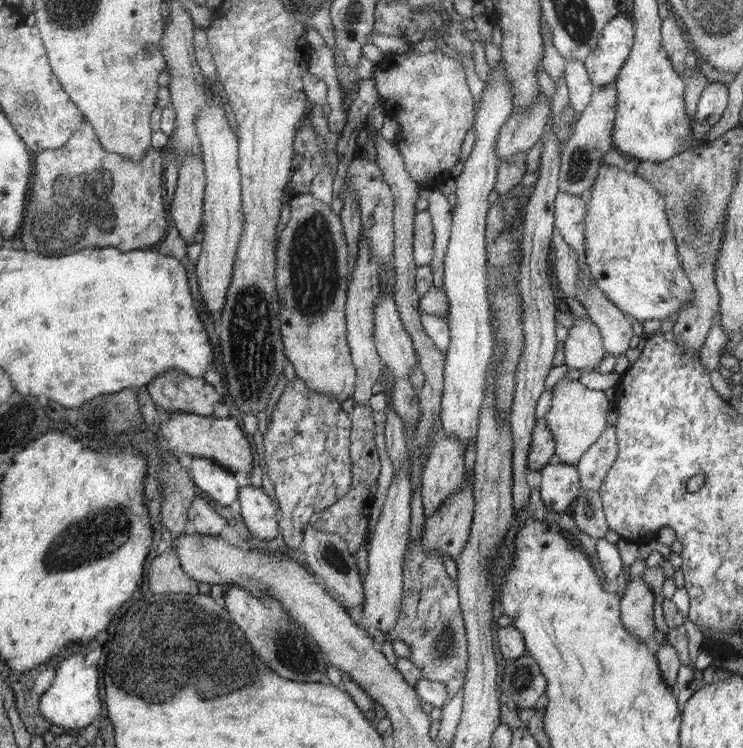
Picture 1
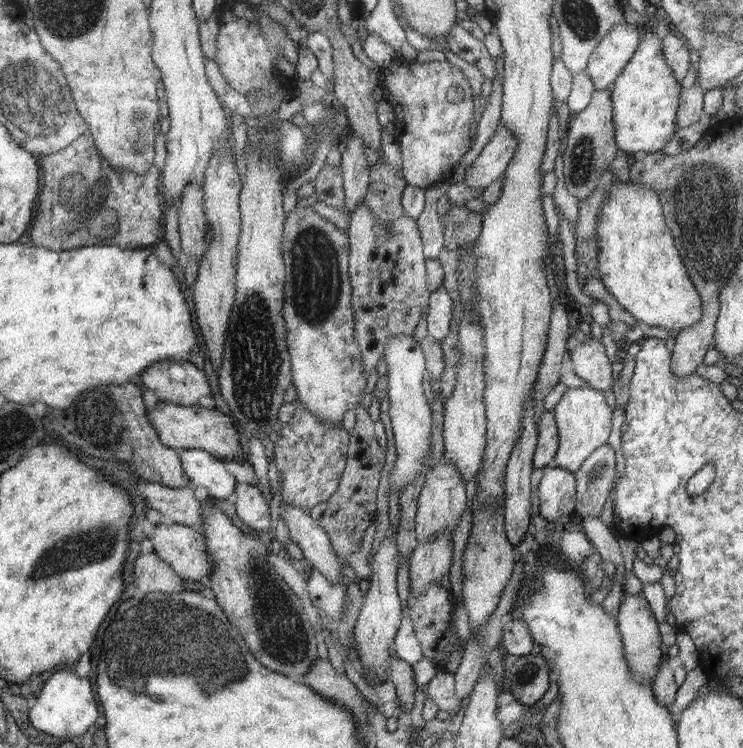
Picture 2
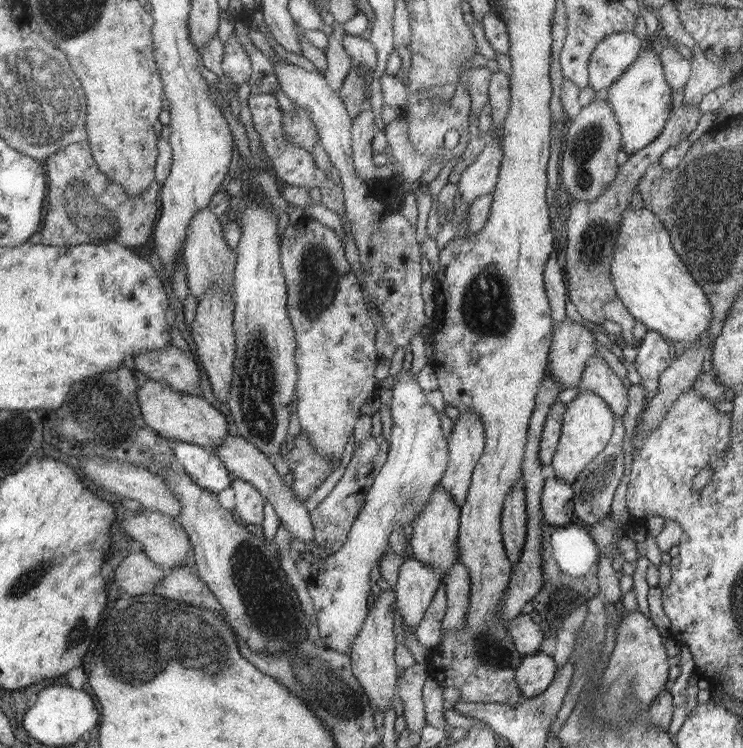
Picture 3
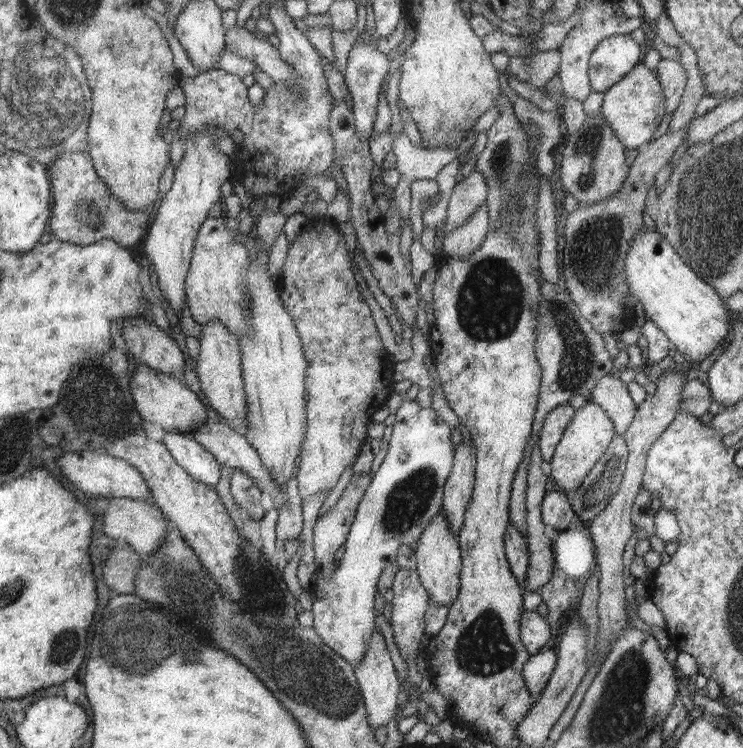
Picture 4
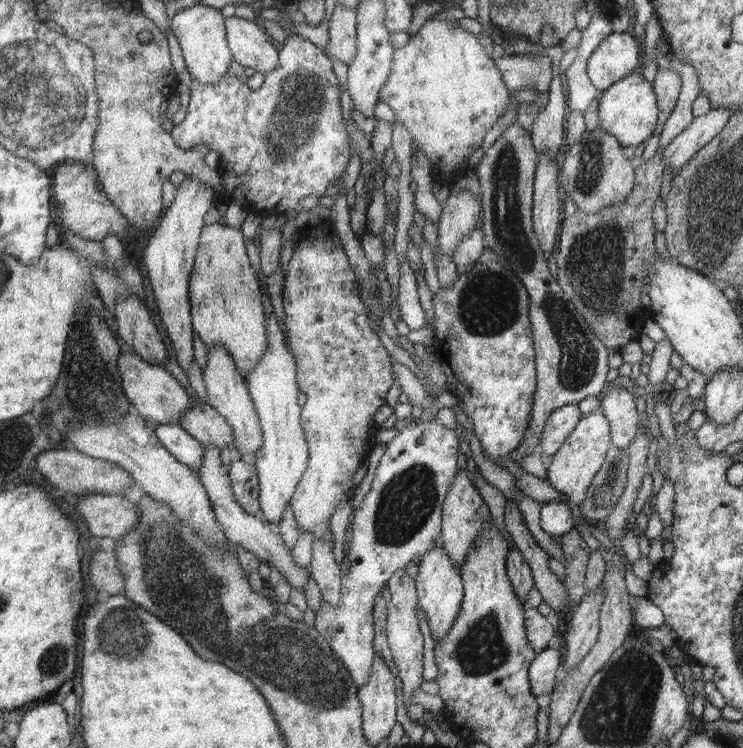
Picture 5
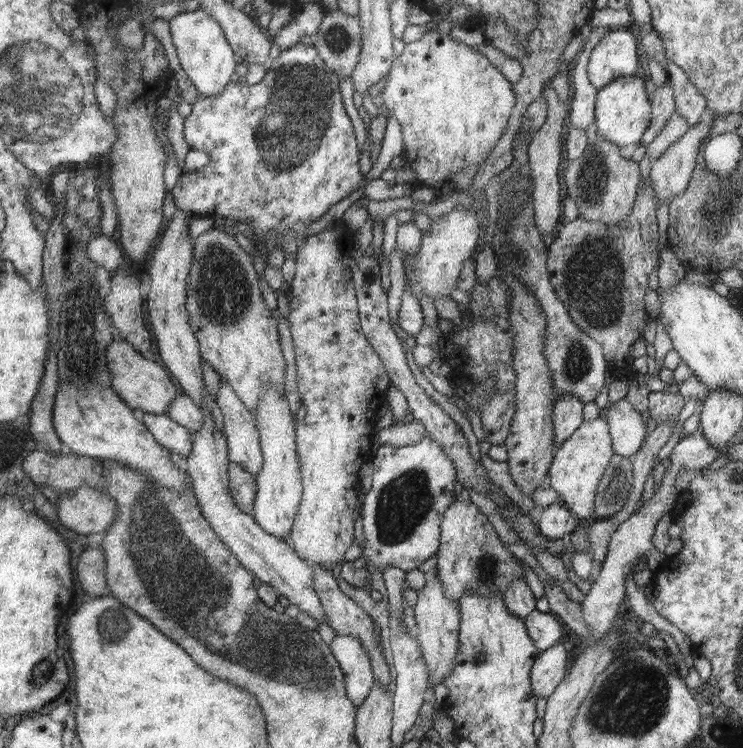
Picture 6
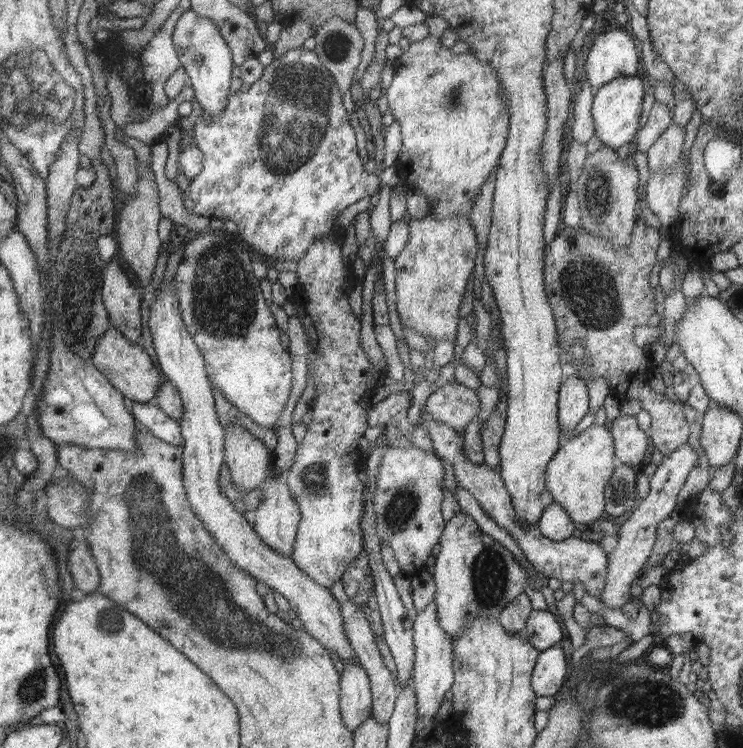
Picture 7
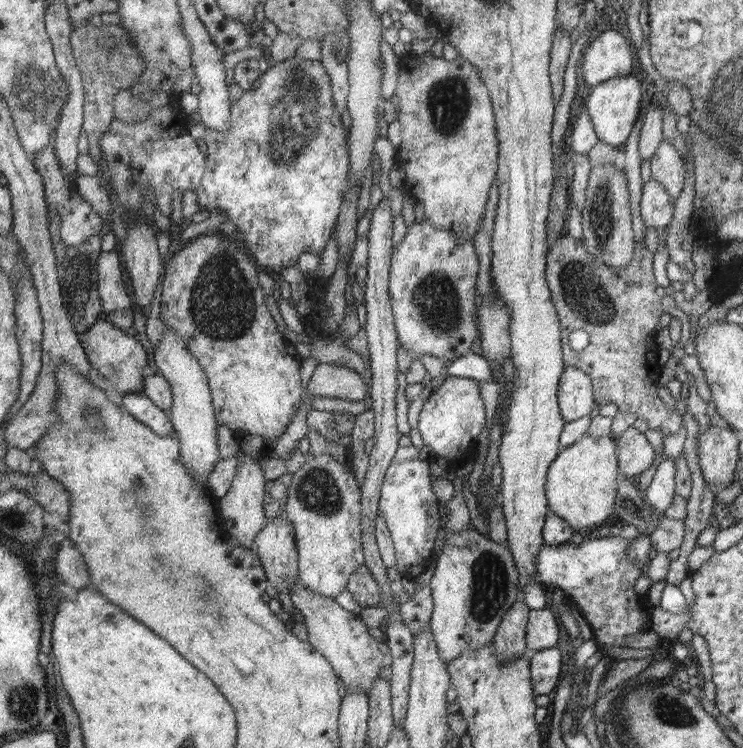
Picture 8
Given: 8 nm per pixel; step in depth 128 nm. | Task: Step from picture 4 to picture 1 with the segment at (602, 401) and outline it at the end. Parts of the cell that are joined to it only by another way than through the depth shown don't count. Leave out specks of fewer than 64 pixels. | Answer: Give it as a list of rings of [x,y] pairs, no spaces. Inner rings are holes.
[[[570,310],[569,314],[574,318],[574,325],[568,328],[568,337],[564,340],[565,364],[568,369],[578,368],[583,373],[590,371],[598,372],[598,362],[604,358],[604,348],[602,348],[603,335],[600,332],[599,325],[590,317],[578,317]]]

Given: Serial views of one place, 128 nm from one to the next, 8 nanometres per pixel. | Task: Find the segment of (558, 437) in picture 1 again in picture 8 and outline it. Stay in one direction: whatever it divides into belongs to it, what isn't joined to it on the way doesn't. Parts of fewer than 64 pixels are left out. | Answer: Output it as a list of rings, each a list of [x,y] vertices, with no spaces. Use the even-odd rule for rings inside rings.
[[[586,434],[574,444],[564,447],[548,471],[547,495],[552,511],[560,515],[573,532],[602,524],[614,512],[617,502],[616,470],[616,446],[612,436],[592,437]]]

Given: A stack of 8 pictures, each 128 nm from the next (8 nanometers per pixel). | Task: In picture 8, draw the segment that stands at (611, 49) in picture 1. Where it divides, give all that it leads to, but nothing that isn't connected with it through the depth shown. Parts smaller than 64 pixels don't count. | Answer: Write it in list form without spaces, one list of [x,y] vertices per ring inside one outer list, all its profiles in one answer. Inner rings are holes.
[[[605,30],[586,45],[582,74],[592,88],[620,76],[633,75],[632,44],[620,30]]]

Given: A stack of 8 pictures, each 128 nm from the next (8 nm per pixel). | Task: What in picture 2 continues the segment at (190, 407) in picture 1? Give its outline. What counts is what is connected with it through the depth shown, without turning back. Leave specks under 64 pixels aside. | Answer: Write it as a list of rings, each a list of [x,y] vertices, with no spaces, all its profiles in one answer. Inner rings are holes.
[[[160,362],[144,371],[140,385],[150,388],[159,400],[178,405],[198,405],[200,398],[210,396],[210,384],[202,370],[191,362]]]

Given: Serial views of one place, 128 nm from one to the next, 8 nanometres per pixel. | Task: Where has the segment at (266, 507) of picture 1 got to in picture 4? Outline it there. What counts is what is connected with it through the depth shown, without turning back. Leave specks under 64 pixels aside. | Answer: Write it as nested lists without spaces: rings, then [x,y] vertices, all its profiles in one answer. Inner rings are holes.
[[[234,469],[230,474],[230,489],[237,506],[240,506],[243,512],[250,514],[254,520],[259,520],[264,516],[264,508],[262,508],[262,490],[254,484],[254,479],[246,472],[242,472],[242,469]]]

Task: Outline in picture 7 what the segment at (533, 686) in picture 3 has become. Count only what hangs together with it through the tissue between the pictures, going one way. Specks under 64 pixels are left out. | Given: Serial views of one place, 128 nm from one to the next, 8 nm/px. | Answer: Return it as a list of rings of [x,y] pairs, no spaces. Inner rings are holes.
[[[554,646],[541,651],[535,664],[534,674],[531,675],[531,684],[539,696],[553,697],[562,682],[566,680],[566,654],[562,647]]]

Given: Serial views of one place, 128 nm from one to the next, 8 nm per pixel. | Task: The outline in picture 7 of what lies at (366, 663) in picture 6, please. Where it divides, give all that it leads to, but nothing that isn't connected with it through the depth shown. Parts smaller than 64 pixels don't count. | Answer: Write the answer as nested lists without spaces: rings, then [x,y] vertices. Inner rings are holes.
[[[357,660],[344,664],[344,720],[348,720],[352,732],[359,730],[370,718],[368,708],[374,708],[370,688],[367,669]]]

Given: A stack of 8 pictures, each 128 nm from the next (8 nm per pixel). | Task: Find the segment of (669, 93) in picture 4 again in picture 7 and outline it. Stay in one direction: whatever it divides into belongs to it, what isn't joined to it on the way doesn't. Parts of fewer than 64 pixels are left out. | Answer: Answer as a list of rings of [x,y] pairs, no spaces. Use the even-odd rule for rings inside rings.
[[[656,102],[651,109],[650,117],[646,126],[640,128],[640,134],[634,142],[638,146],[638,151],[646,153],[663,135],[663,132],[674,123],[672,110],[660,102]]]

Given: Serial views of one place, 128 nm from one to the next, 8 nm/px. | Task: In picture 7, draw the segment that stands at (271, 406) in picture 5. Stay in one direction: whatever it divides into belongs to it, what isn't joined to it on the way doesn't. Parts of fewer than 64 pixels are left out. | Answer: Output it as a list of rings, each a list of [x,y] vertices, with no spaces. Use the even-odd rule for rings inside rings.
[[[272,461],[270,472],[267,476],[267,482],[261,484],[261,490],[264,492],[264,502],[250,512],[251,523],[255,531],[263,537],[264,543],[274,549],[275,552],[283,556],[291,556],[295,550],[296,538],[298,536],[299,522],[302,518],[299,504],[296,503],[295,495],[288,487],[286,472],[278,469]]]

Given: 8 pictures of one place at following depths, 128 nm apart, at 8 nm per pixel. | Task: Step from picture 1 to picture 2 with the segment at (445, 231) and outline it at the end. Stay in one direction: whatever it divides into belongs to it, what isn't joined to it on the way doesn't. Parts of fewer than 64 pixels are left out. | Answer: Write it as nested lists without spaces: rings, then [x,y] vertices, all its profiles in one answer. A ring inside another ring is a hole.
[[[440,286],[430,293],[428,312],[426,312],[427,334],[439,341],[444,340],[452,322],[454,301],[448,295],[446,287]]]

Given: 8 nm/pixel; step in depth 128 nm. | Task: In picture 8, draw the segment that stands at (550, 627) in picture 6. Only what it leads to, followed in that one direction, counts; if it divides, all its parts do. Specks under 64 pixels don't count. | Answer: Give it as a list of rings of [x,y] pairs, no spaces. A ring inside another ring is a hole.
[[[529,609],[528,623],[525,627],[527,648],[531,653],[556,647],[560,640],[560,626],[554,612],[550,609]]]

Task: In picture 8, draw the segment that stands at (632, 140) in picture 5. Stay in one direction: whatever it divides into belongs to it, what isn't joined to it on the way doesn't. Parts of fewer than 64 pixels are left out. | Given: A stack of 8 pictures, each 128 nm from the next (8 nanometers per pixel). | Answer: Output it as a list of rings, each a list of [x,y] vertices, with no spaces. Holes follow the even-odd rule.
[[[634,74],[612,78],[607,83],[592,88],[585,104],[599,141],[616,148],[624,144],[638,120],[640,102],[642,102],[642,90]]]

